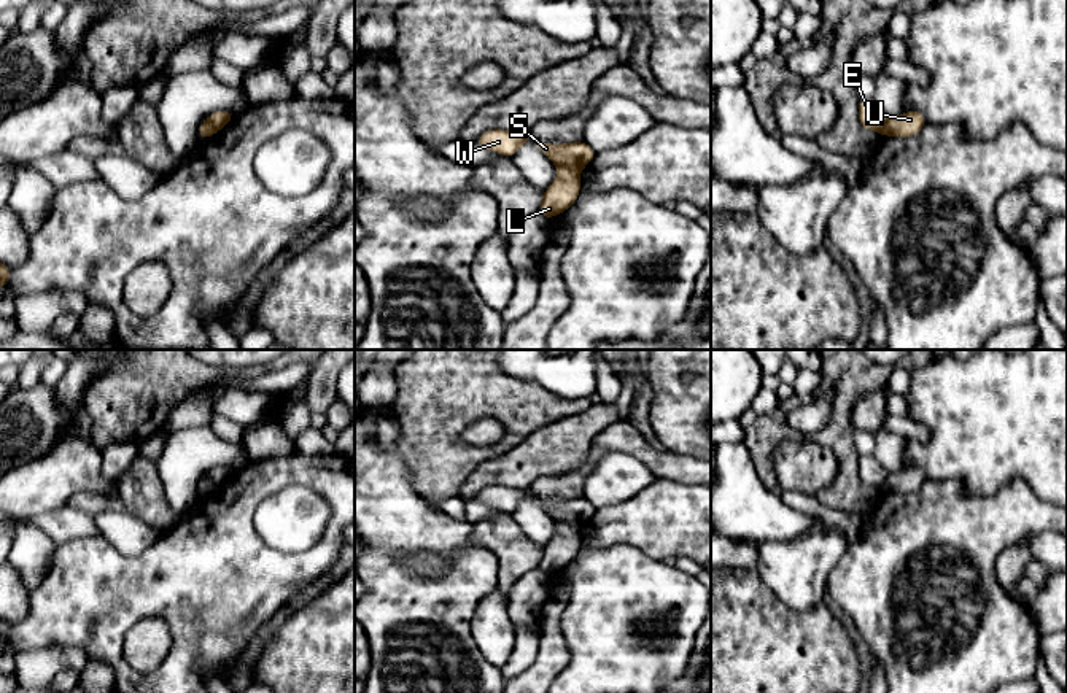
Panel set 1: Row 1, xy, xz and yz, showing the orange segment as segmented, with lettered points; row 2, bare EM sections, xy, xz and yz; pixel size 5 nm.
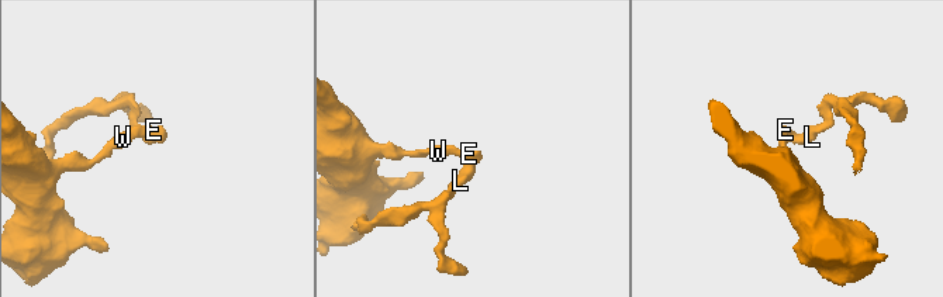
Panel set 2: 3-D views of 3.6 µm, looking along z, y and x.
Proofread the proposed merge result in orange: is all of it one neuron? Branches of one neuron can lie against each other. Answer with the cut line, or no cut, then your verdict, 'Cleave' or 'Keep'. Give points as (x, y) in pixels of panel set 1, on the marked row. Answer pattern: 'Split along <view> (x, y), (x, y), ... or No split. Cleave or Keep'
Split along xz (557, 164), (563, 164), (579, 175). Cleave

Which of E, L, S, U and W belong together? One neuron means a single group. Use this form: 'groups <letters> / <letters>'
groups E S W / L U

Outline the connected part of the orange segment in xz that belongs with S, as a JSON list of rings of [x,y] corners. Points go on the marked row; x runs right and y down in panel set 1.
[[[584,140],[560,143],[555,146],[544,141],[536,141],[536,145],[555,165],[565,165],[579,175],[582,168],[588,165],[596,156],[596,151],[590,148]]]

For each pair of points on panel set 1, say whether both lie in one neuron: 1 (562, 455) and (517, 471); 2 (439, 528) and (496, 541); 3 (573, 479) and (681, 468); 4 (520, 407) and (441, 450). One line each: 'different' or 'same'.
1: same
2: different
3: same
4: same

